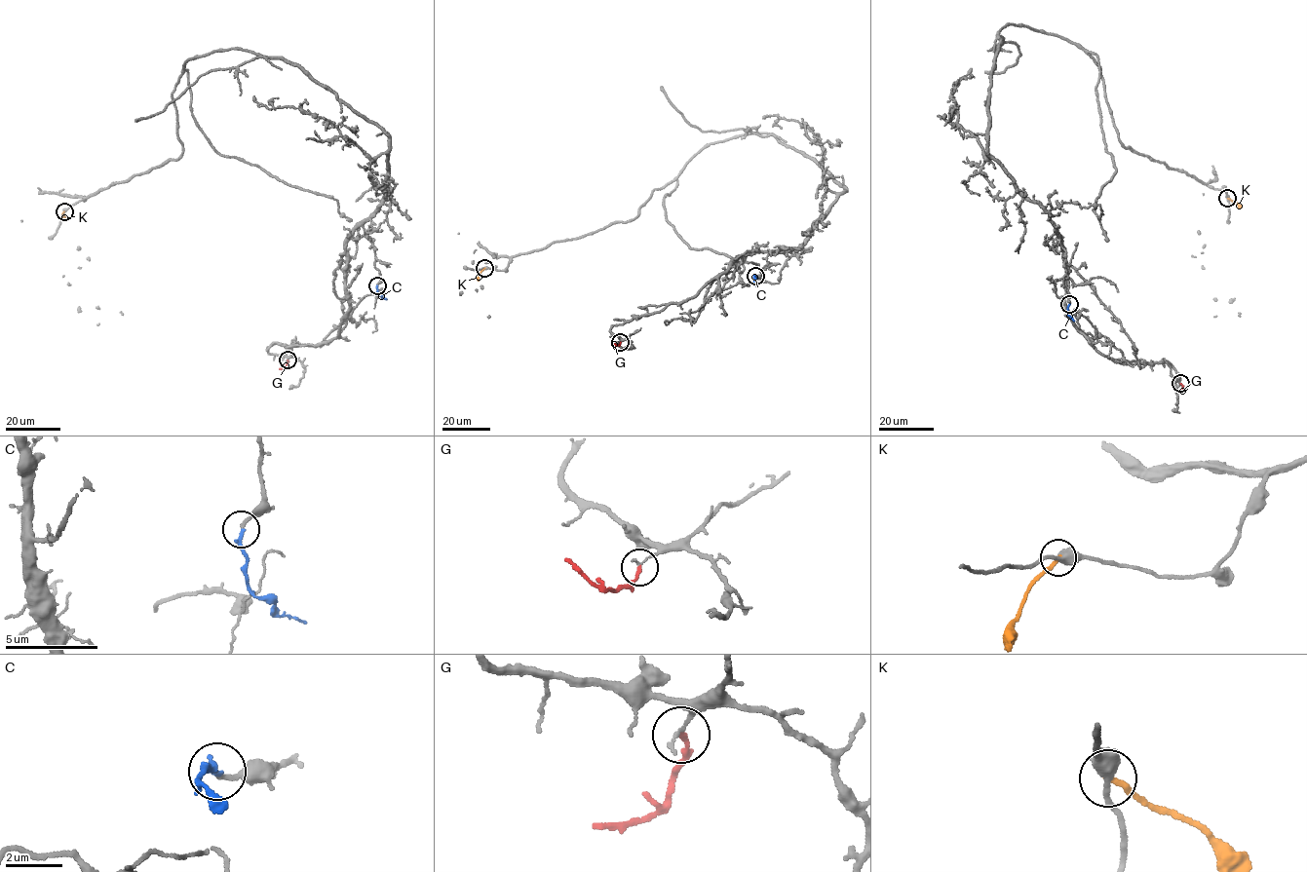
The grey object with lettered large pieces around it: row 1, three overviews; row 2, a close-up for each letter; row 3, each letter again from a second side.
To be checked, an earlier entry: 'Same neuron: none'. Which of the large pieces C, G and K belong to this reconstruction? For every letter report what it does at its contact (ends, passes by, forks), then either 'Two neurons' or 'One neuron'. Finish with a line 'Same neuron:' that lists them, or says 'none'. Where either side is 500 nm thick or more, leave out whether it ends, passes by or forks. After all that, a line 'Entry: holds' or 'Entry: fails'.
C: It ends there. One neuron
G: It ends there. Two neurons
K: It ends there. Two neurons
Same neuron: C
Entry: fails

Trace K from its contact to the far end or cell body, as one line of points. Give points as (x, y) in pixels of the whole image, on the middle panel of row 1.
K: (484, 268), (479, 281)

